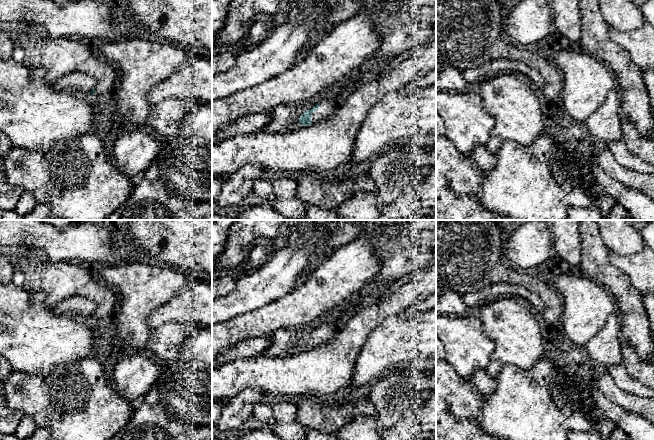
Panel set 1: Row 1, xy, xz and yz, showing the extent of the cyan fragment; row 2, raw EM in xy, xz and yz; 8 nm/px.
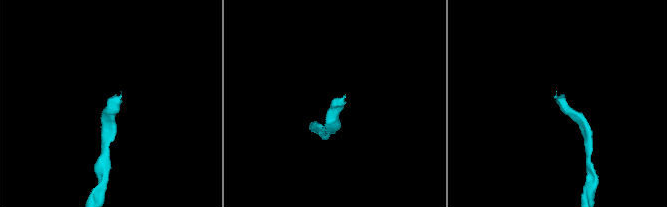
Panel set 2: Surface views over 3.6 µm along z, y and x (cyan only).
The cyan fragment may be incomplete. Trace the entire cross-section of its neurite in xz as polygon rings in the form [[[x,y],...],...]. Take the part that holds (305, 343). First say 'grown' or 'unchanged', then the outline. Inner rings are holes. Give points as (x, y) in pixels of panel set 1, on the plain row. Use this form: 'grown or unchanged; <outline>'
grown; [[[320,325],[316,327],[312,333],[304,336],[301,339],[299,343],[300,349],[309,349],[322,346],[333,339],[335,335],[336,332],[330,325]]]

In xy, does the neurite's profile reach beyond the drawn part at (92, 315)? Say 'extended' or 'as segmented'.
extended

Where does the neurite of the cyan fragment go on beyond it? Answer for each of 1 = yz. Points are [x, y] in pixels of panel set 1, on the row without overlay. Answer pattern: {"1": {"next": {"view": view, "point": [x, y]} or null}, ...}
{"1": {"next": null}}

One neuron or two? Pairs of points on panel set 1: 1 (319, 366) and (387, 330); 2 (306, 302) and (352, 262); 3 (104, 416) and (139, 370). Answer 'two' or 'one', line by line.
1: two
2: one
3: two

